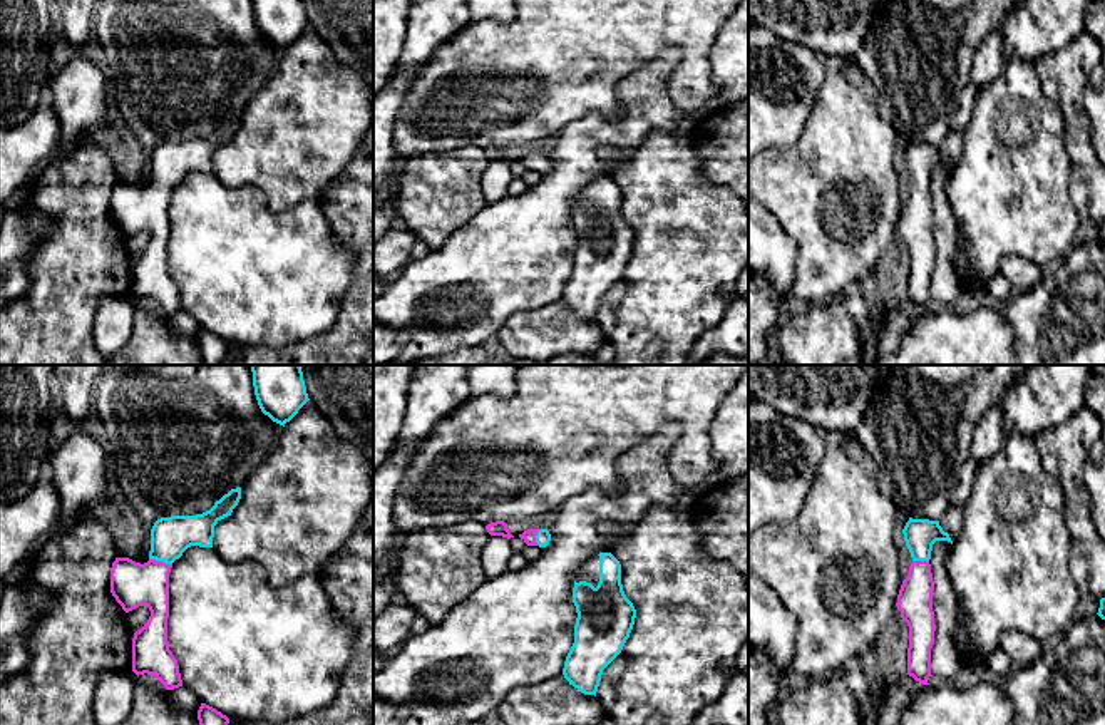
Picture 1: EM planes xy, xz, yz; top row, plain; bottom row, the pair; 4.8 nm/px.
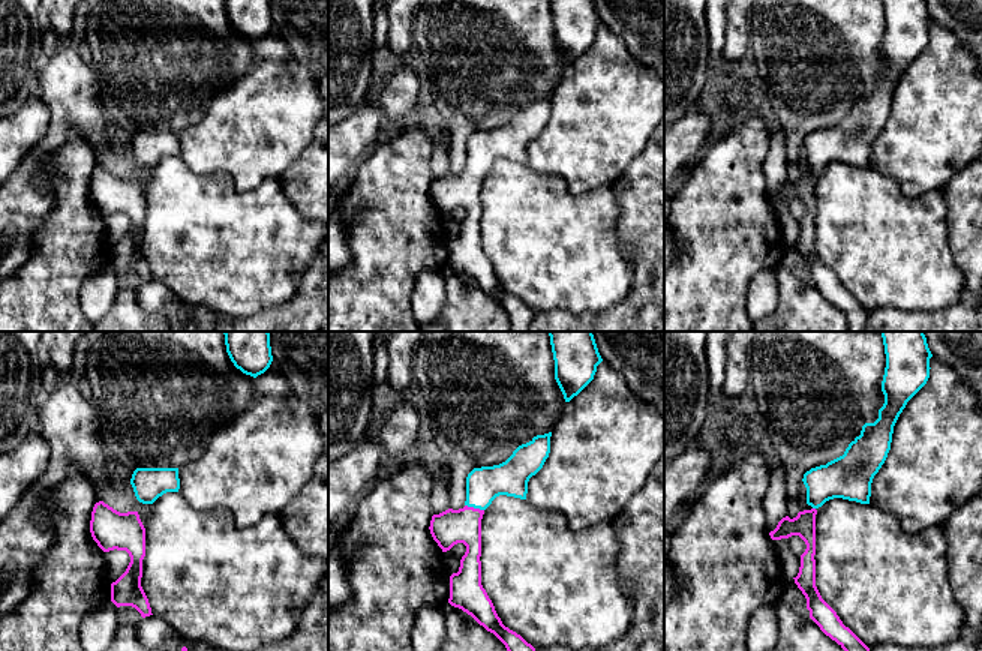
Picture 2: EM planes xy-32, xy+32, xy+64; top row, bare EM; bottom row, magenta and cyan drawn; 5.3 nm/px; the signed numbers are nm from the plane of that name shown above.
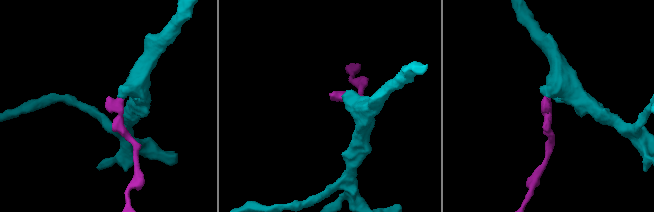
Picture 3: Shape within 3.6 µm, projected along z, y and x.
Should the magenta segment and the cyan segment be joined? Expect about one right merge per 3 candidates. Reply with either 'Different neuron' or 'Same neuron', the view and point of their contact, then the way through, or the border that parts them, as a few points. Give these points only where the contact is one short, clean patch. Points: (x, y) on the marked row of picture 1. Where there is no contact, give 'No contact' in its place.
Same neuron. Touches magenta at xy (161, 561). Path across: xy (133, 585), (138, 585), (161, 561), (171, 536)

